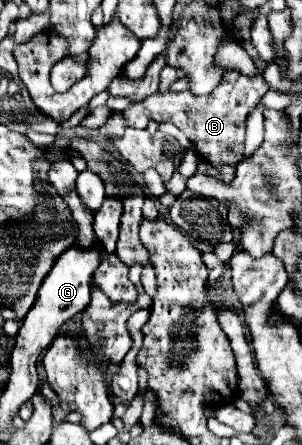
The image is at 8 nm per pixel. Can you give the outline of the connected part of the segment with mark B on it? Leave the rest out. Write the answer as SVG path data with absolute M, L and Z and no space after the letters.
M231 70L223 76L221 84L207 96L191 96L191 92L153 94L143 102L121 110L121 114L125 118L125 126L131 128L141 128L141 120L171 122L189 138L189 142L197 148L199 156L209 164L213 164L215 168L237 166L243 156L245 120L255 110L267 90L269 84L261 76L243 76Z

